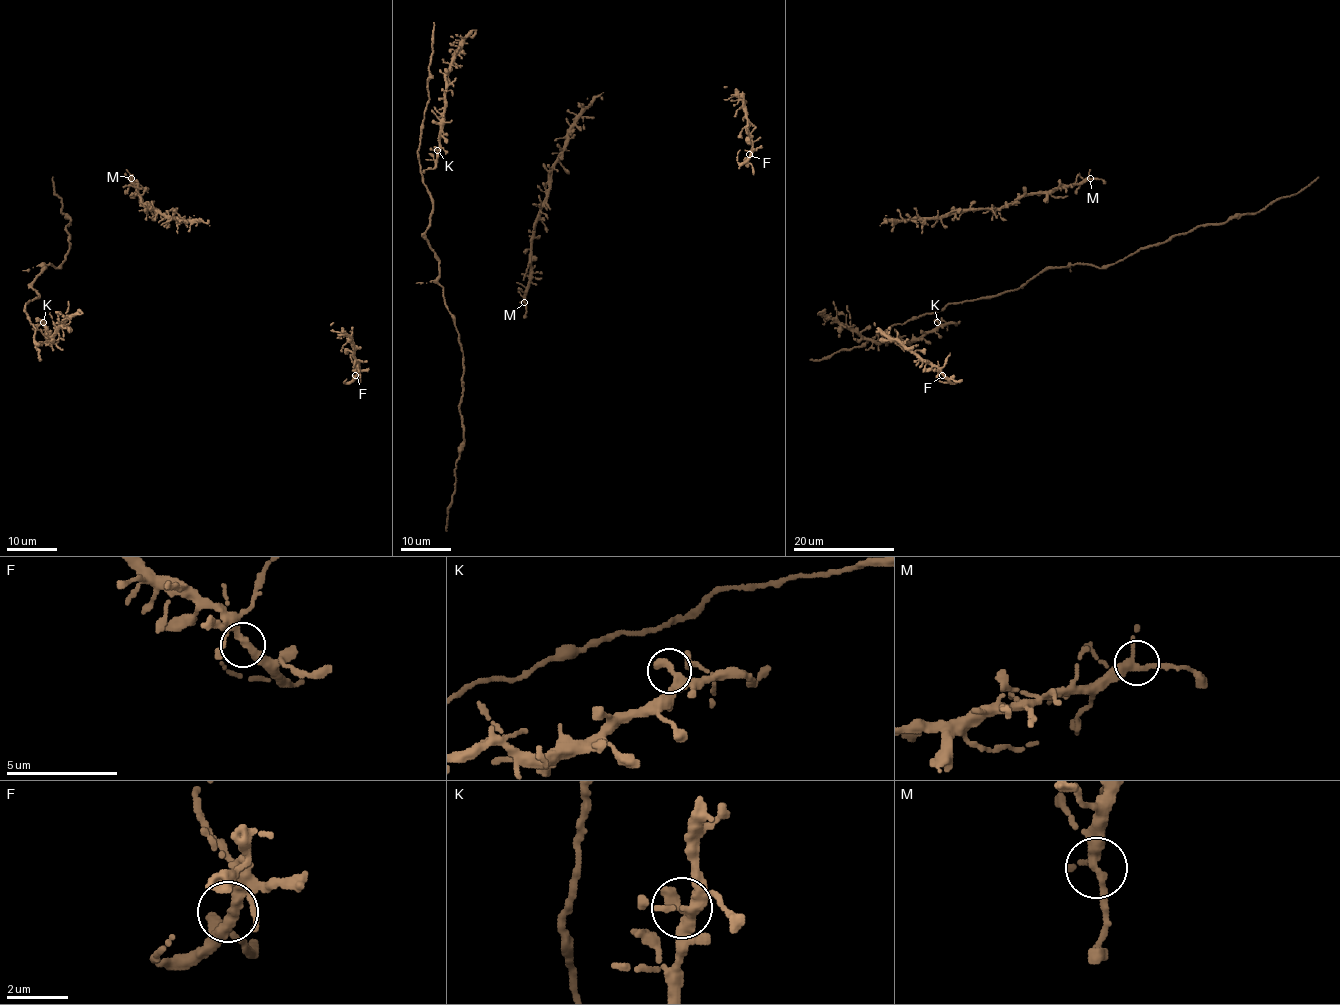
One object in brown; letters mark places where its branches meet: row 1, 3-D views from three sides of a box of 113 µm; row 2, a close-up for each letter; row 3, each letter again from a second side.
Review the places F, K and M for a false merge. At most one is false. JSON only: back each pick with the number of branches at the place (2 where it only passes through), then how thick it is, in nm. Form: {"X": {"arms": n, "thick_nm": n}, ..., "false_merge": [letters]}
{"false_merge": []}

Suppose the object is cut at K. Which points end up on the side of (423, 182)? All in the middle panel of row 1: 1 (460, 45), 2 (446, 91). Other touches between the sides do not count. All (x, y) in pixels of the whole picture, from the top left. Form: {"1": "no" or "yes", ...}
{"1": "no", "2": "no"}

